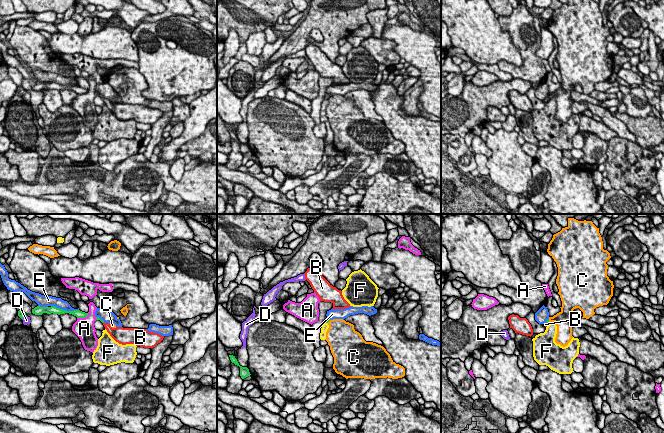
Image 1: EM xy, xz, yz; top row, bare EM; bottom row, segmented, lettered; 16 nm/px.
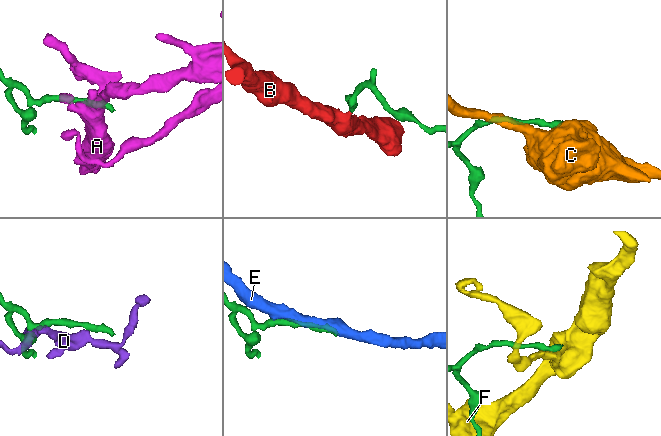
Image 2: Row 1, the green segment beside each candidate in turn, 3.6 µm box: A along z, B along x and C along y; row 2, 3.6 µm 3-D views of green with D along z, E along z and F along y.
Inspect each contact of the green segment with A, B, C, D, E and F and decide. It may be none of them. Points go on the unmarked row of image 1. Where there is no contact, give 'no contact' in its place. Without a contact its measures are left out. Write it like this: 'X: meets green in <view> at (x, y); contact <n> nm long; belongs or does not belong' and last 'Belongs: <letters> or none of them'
A: meets green in xy at (83, 93); contact 200 nm long; does not belong
B: meets green in yz at (547, 98); contact 80 nm long; belongs
C: meets green in yz at (548, 97); contact 80 nm long; does not belong
D: meets green in xy at (24, 92); contact 110 nm long; does not belong
E: meets green in xy at (65, 86); contact 460 nm long; does not belong
F: meets green in xz at (326, 98); contact 70 nm long; does not belong
Belongs: B

